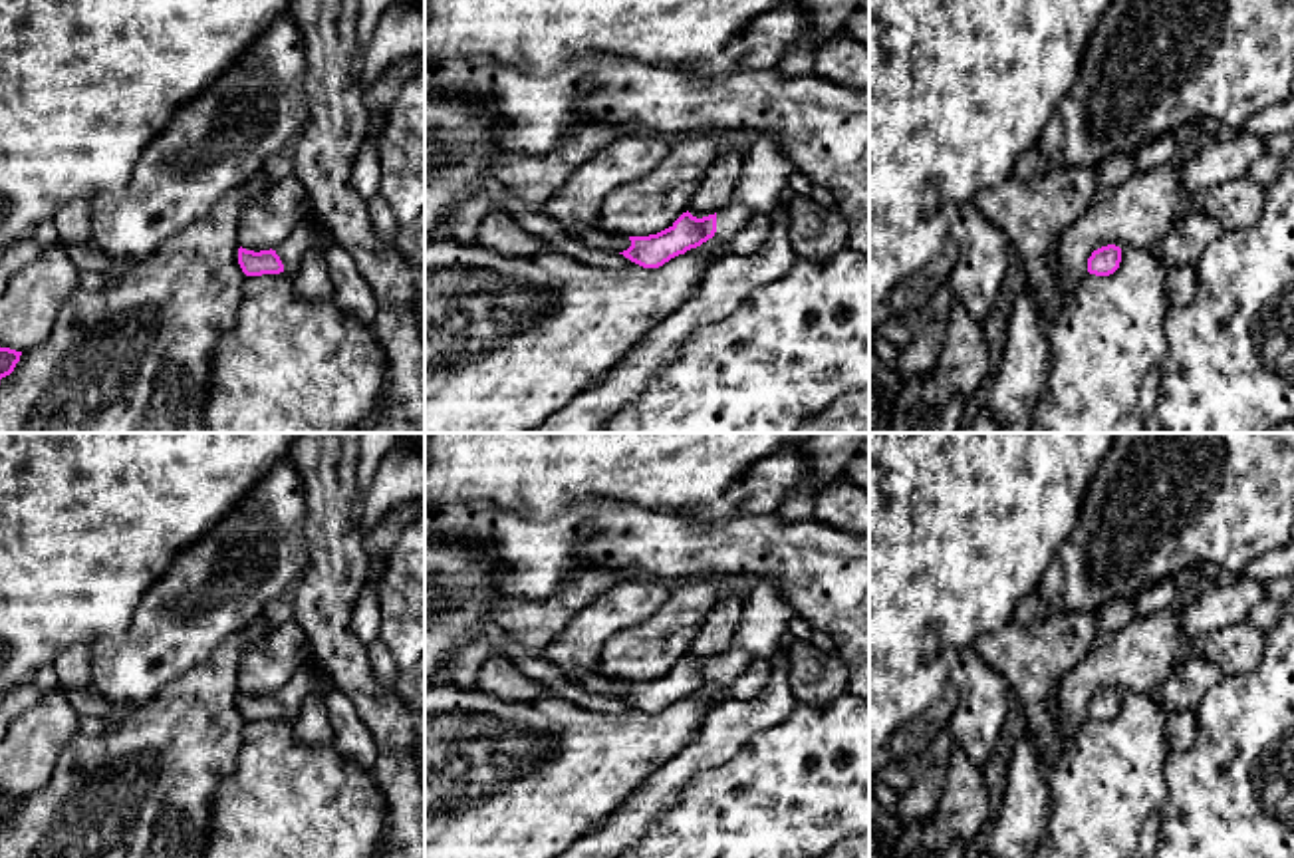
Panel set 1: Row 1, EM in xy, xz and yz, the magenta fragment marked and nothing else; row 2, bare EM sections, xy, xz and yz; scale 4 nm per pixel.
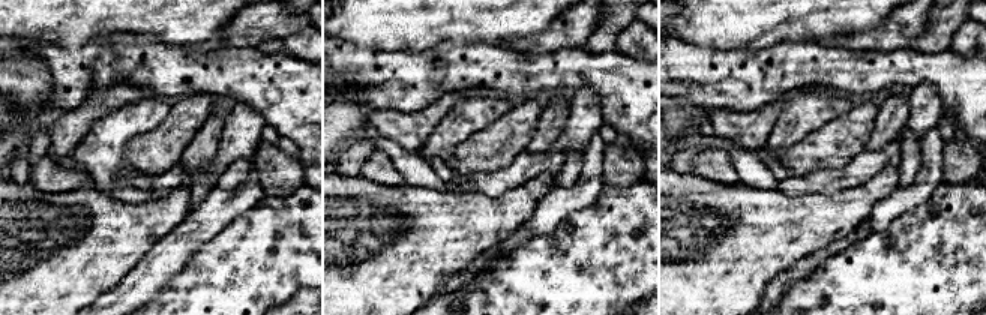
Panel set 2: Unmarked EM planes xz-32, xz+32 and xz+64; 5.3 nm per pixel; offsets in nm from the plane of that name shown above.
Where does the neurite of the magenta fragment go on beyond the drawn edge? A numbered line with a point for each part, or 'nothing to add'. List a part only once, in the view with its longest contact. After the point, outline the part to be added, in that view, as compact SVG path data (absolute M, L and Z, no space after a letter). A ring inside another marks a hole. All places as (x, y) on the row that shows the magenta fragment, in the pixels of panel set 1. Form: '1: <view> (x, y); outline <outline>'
1: xy (312, 235); outline M310 214L302 224L298 224L292 234L280 242L274 250L284 264L284 272L296 276L302 258L308 252L324 252L331 244L327 228L322 218Z

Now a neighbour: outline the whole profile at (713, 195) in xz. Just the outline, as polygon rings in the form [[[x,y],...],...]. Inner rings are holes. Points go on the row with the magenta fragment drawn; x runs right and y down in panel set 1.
[[[724,151],[716,157],[697,195],[691,199],[687,211],[693,216],[703,218],[726,209],[740,179],[744,157],[740,151]]]

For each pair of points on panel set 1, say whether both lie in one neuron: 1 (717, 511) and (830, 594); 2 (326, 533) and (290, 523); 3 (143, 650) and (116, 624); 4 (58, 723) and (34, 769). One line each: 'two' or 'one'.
1: two
2: two
3: two
4: one

